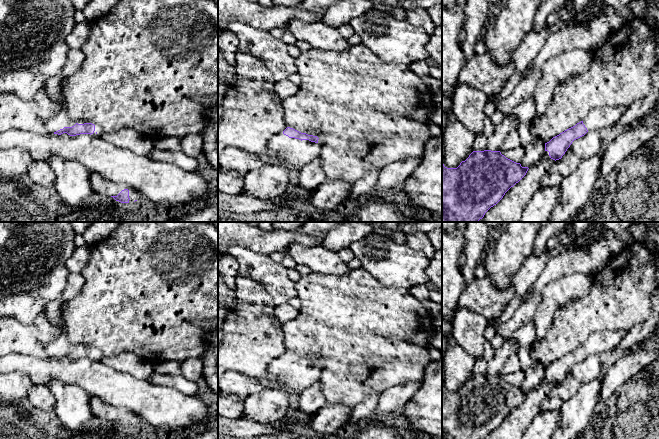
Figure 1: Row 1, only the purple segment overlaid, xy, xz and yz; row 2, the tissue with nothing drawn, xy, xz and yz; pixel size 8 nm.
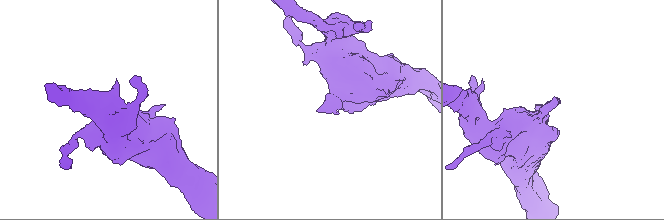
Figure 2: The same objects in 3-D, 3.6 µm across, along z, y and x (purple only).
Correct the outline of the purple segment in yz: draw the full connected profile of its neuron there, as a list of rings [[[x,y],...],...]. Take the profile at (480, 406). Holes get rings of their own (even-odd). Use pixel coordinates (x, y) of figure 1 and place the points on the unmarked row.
[[[491,374],[473,375],[457,392],[447,392],[442,388],[442,439],[485,439],[526,399],[528,393],[506,382],[500,375]]]

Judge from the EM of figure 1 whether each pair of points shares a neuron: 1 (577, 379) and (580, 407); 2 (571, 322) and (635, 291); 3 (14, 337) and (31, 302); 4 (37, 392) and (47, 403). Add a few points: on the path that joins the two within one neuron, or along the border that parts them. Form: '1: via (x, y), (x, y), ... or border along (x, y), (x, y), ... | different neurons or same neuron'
1: border along (598, 375), (563, 401) | different neurons
2: via (587, 314), (607, 307), (619, 298) | same neuron
3: border along (42, 312), (26, 324), (21, 324), (10, 317) | different neurons
4: via (39, 395), (44, 400) | same neuron

